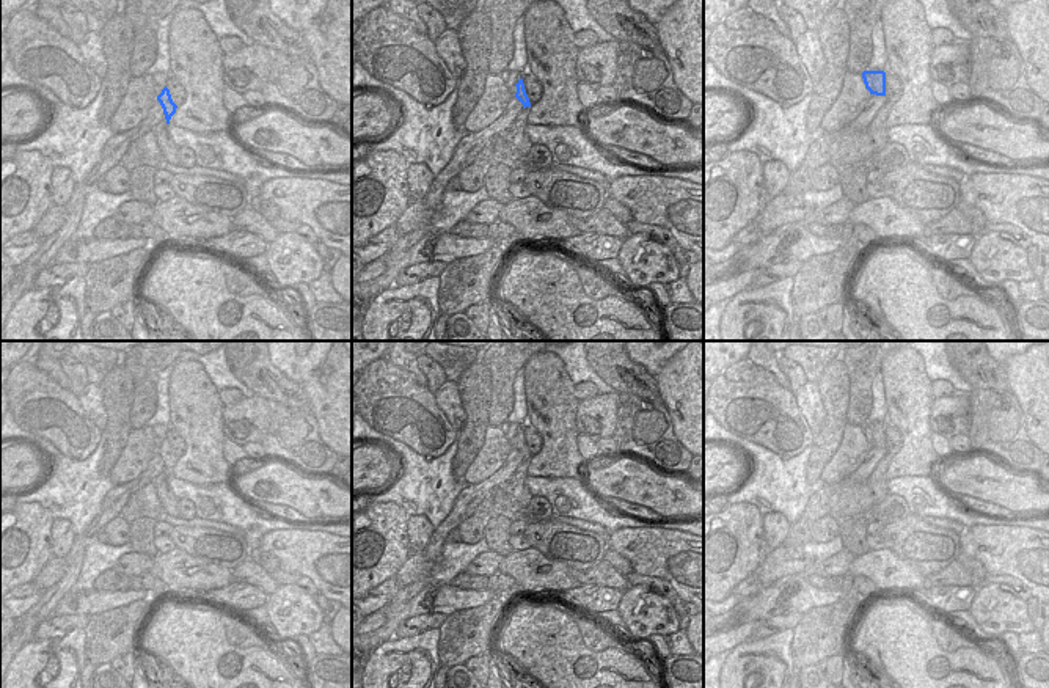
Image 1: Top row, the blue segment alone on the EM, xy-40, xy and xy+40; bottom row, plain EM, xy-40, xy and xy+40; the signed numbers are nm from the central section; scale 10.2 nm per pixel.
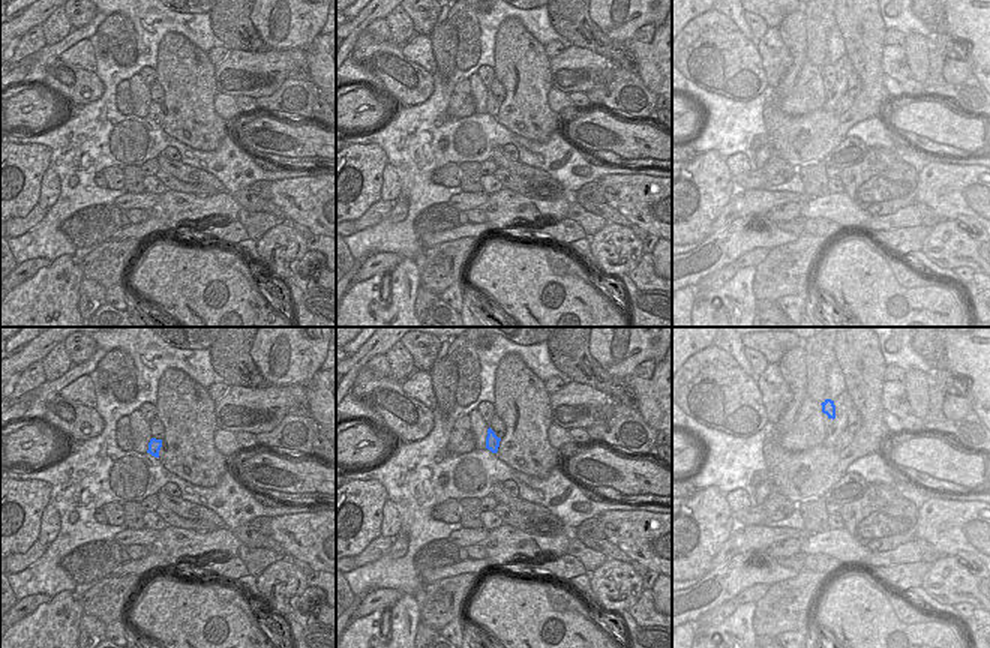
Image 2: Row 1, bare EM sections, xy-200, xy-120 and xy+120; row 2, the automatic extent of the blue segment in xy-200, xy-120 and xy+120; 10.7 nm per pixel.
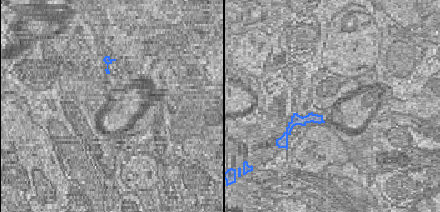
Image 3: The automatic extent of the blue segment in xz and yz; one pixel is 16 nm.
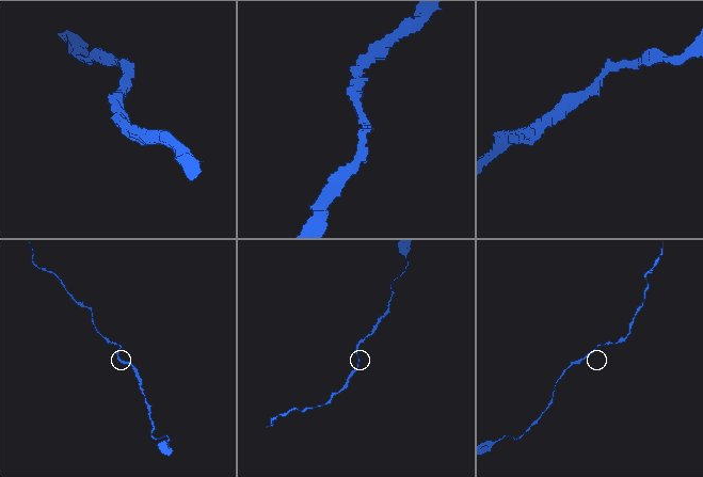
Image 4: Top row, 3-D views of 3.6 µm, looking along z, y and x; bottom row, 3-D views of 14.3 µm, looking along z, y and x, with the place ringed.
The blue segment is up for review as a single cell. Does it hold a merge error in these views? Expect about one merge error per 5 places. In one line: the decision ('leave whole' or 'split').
leave whole

